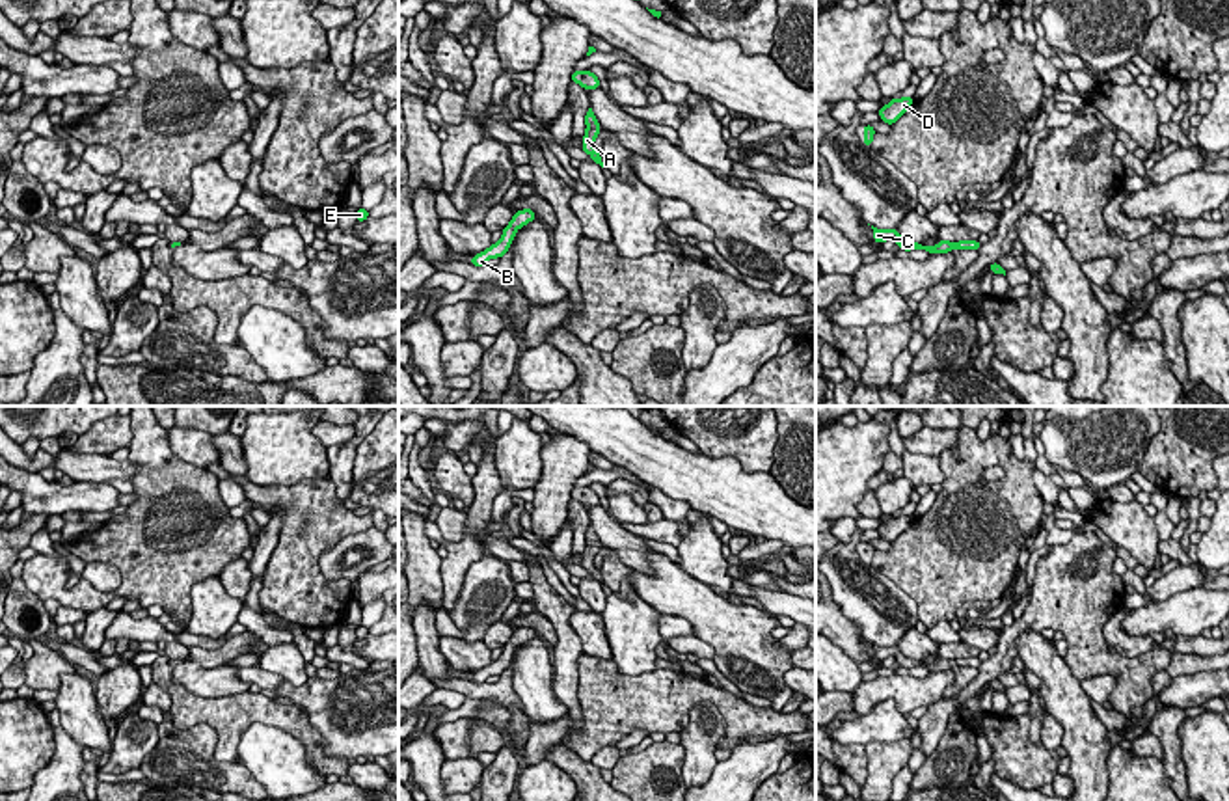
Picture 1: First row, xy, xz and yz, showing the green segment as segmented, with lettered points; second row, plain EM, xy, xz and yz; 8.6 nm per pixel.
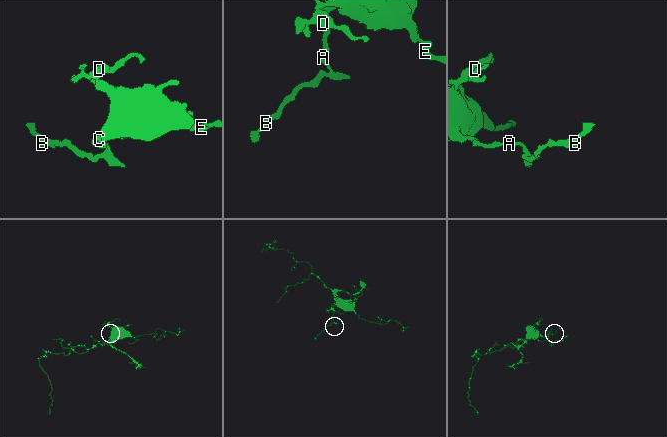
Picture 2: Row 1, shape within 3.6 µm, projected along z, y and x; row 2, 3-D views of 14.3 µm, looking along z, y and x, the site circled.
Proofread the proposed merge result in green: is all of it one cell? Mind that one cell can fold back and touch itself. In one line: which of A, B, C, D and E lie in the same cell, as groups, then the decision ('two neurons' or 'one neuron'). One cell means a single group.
A B C D E | one neuron

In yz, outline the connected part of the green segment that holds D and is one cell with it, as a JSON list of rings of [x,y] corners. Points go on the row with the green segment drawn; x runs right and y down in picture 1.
[[[911,97],[892,99],[886,106],[879,108],[881,121],[886,125],[896,123],[903,114],[907,114],[912,102],[914,99]]]

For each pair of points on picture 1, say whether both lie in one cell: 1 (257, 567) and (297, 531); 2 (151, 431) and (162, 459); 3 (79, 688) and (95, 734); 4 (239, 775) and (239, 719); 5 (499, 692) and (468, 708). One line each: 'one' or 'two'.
1: two
2: one
3: one
4: two
5: two

